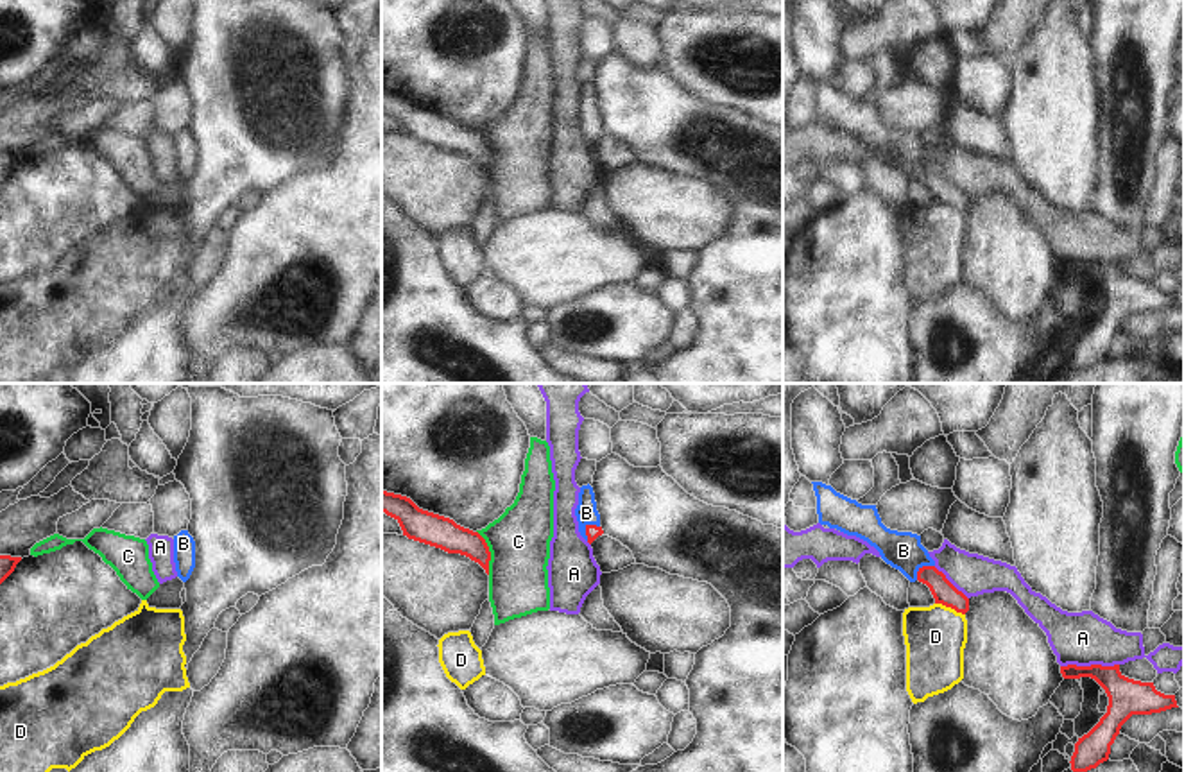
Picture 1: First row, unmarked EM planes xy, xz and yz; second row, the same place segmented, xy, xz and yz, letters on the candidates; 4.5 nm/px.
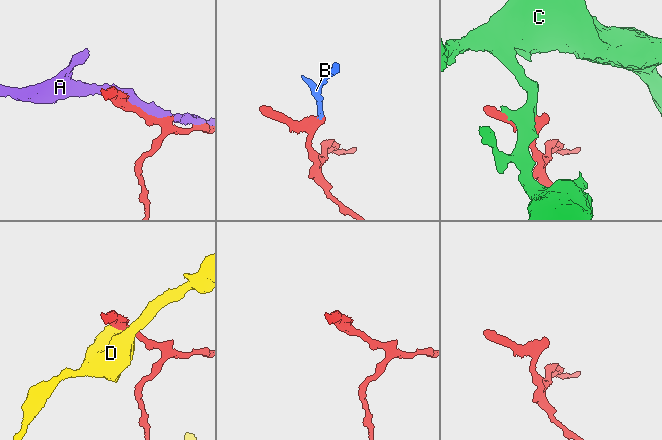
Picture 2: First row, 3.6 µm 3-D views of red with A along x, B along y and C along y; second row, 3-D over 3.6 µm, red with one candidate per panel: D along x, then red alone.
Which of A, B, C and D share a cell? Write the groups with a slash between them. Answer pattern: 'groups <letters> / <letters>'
groups A / B / C / D

